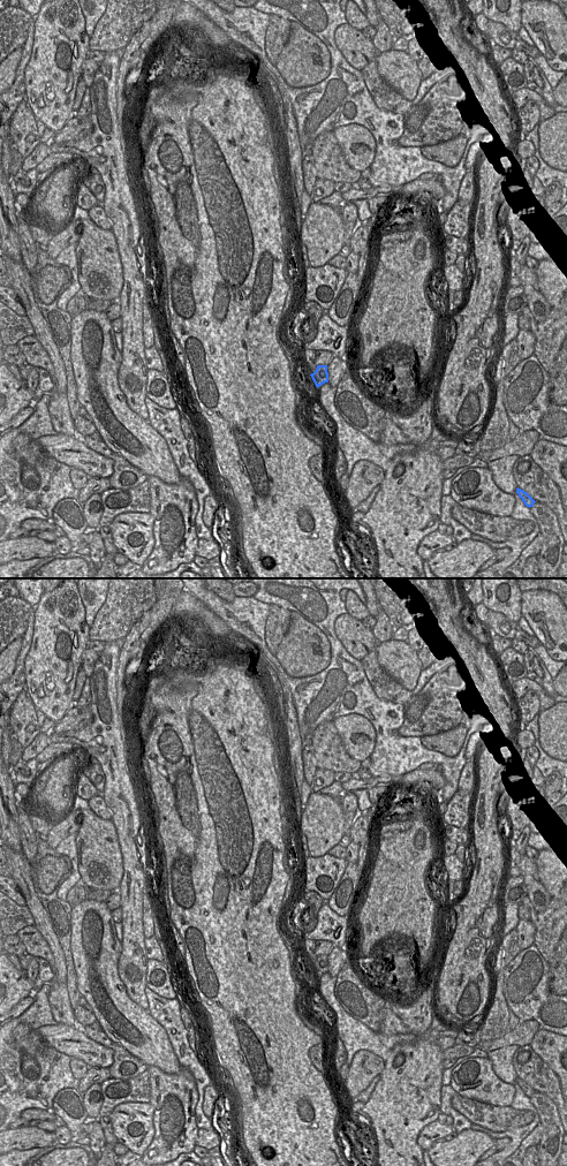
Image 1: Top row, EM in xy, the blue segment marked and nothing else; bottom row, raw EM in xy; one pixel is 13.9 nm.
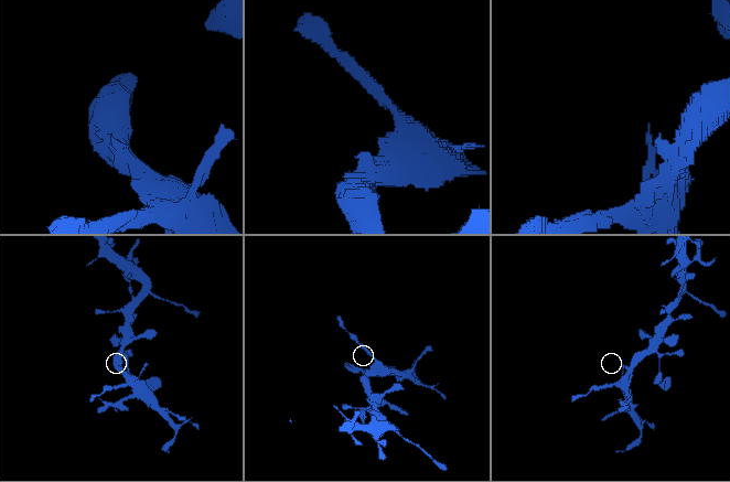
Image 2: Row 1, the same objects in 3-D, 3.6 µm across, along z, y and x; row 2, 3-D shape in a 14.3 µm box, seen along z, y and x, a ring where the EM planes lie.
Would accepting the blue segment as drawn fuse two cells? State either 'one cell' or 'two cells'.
two cells

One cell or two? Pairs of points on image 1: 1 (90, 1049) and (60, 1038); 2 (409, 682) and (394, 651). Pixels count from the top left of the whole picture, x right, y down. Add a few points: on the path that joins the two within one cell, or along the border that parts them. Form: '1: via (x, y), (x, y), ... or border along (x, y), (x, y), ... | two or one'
1: via (83, 1049), (67, 1040) | one
2: via (407, 674), (405, 666), (399, 659) | one

